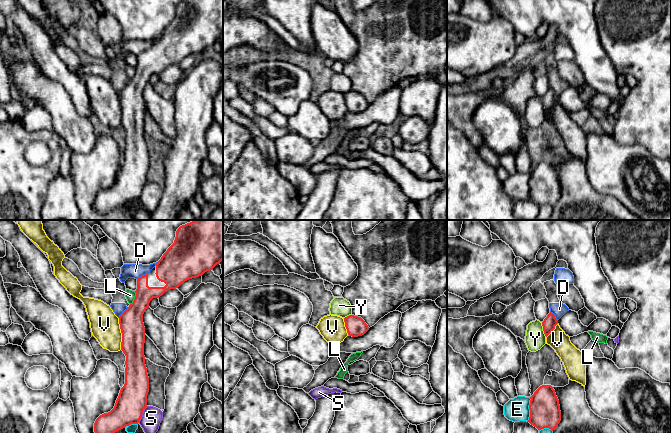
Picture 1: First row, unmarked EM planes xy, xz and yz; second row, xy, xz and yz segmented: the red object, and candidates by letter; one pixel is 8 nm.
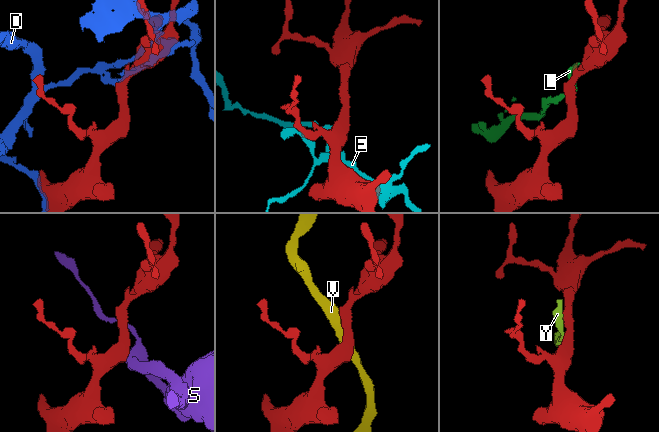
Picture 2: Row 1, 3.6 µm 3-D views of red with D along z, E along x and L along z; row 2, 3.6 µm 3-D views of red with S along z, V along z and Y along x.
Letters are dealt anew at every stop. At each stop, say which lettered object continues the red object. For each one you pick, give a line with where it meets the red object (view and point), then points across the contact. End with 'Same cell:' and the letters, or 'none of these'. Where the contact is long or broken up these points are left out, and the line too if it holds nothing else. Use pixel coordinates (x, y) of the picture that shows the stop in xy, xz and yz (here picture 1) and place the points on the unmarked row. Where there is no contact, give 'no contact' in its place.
Same cell: none of these

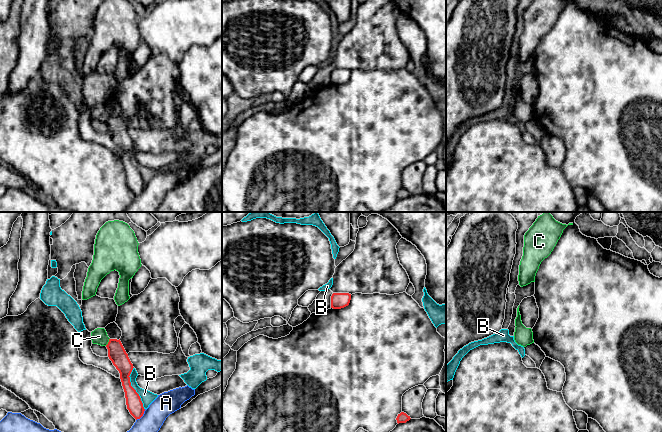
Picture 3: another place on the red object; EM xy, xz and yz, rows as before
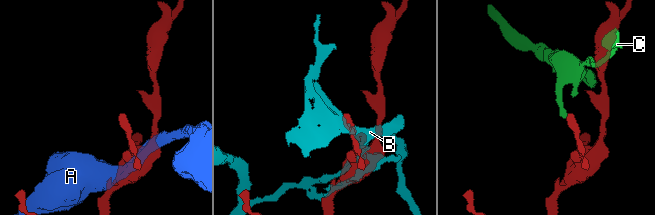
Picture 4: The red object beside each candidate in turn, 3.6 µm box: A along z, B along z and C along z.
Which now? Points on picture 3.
Same cell: none of these

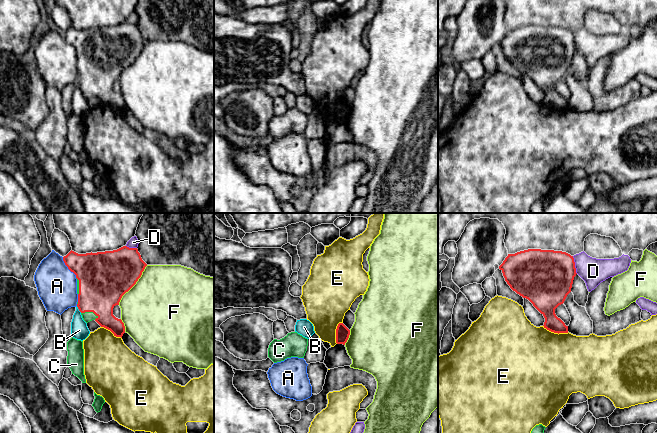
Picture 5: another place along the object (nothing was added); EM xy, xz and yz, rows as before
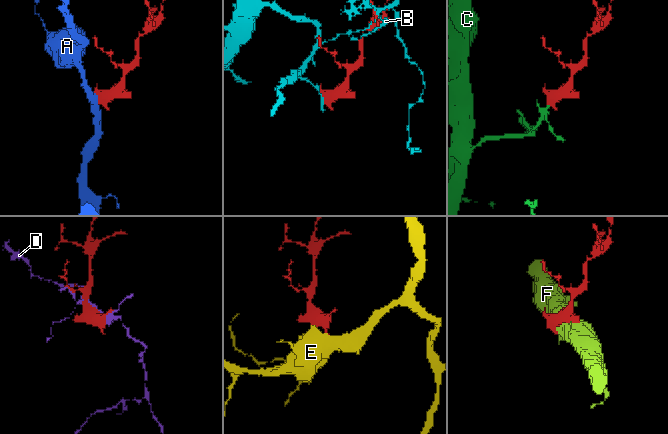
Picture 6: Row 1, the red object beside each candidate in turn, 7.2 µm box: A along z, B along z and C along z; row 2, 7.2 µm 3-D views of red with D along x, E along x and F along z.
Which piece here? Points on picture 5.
C: xy (90, 87) | across xy (102, 59), (90, 87), (87, 92)
Same cell: C

